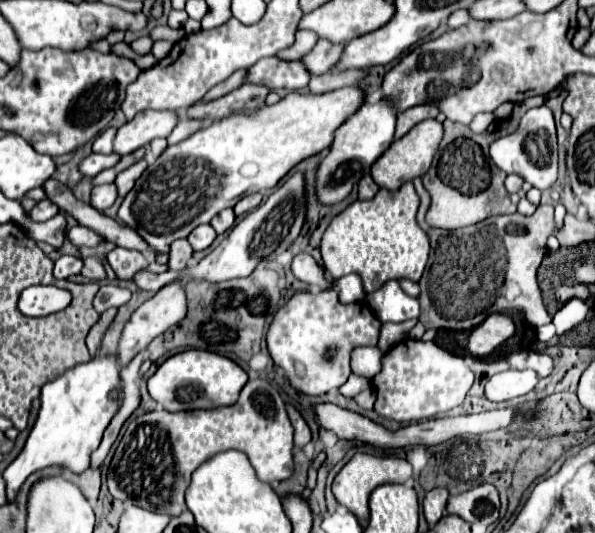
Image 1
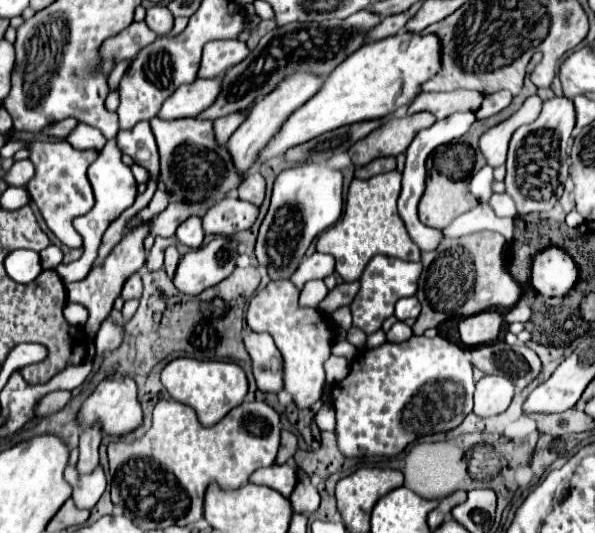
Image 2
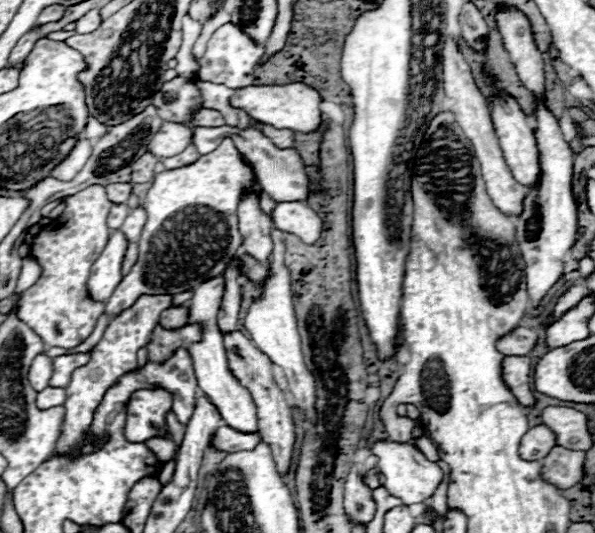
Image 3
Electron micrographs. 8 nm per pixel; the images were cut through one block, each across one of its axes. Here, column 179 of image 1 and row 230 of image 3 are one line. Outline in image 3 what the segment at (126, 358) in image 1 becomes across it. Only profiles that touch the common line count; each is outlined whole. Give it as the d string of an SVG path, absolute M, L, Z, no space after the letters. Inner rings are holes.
M282 202L272 212L272 222L278 230L296 234L304 244L318 242L322 234L322 218L306 202Z

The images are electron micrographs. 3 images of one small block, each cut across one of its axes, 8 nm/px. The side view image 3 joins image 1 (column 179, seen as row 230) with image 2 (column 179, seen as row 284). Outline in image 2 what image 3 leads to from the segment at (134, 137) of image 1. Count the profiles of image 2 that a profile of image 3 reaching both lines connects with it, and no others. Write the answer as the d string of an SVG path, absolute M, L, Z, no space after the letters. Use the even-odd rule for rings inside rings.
M222 76L196 78L192 84L182 84L162 106L158 118L188 118L204 112L218 98Z

